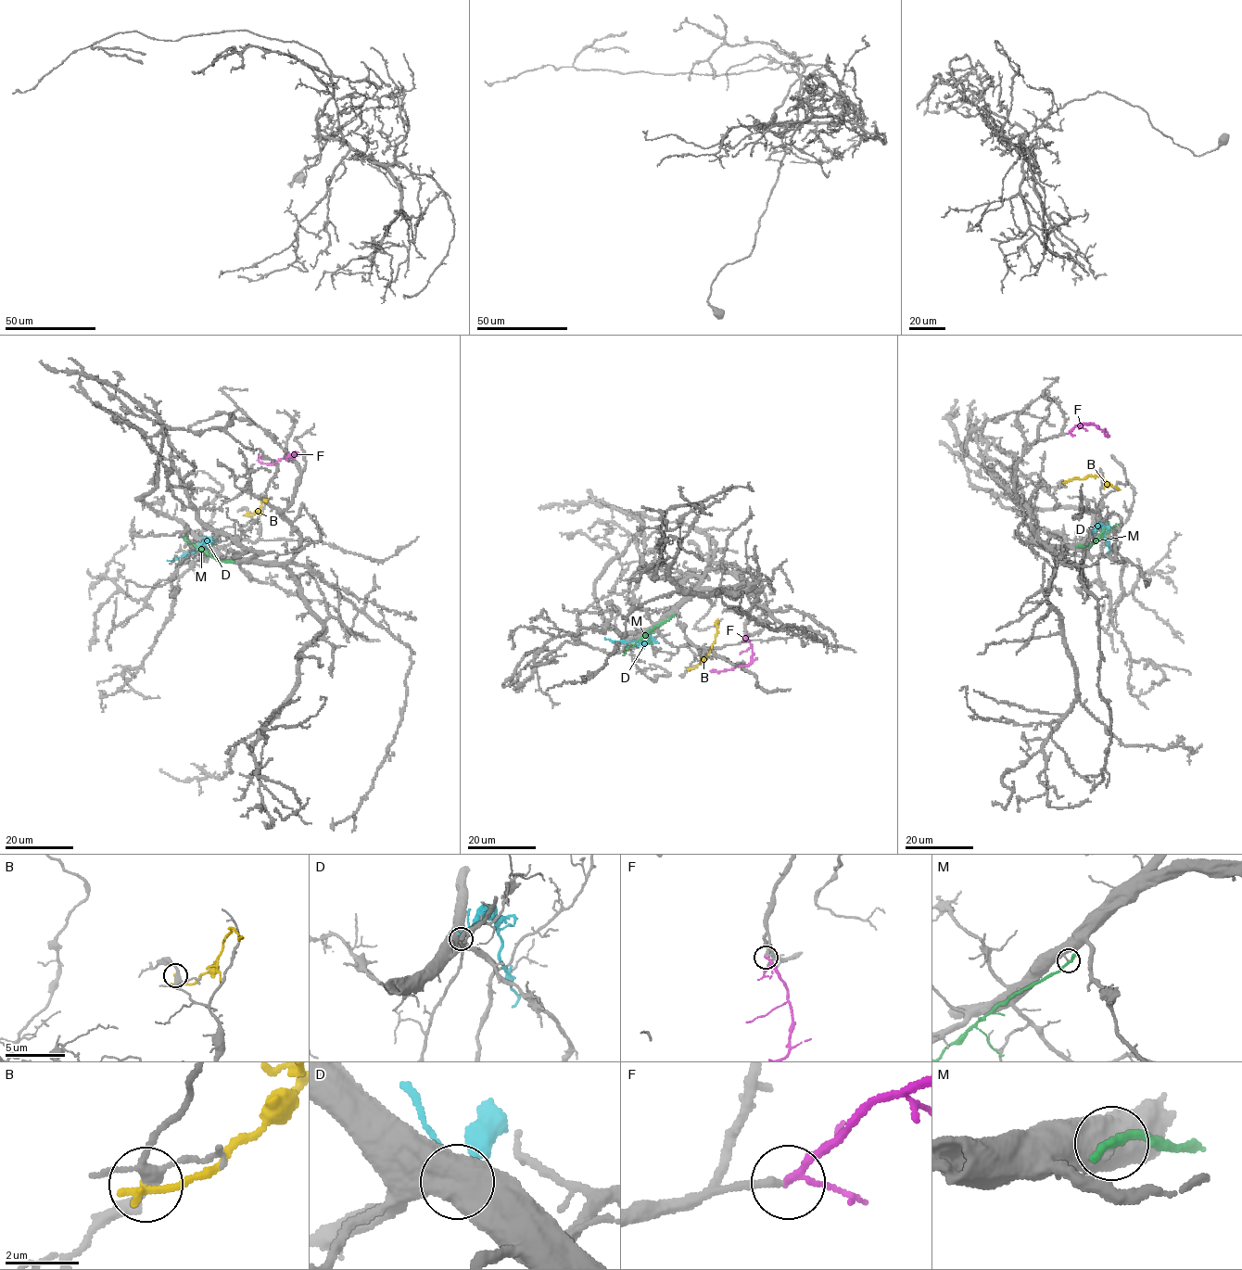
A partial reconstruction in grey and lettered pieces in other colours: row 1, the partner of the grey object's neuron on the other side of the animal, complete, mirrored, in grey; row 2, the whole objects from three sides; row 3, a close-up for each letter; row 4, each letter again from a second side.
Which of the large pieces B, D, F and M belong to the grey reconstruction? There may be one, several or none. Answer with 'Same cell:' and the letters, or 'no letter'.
Same cell: F

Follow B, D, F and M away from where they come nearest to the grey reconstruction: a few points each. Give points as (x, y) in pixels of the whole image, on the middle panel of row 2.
B: (690, 668), (707, 657), (716, 640), (718, 619)
D: (648, 632), (650, 641), (642, 642), (612, 641), (604, 638)
F: (744, 634), (750, 641), (751, 663), (713, 672), (716, 669)
M: (672, 616), (627, 647), (623, 655)

